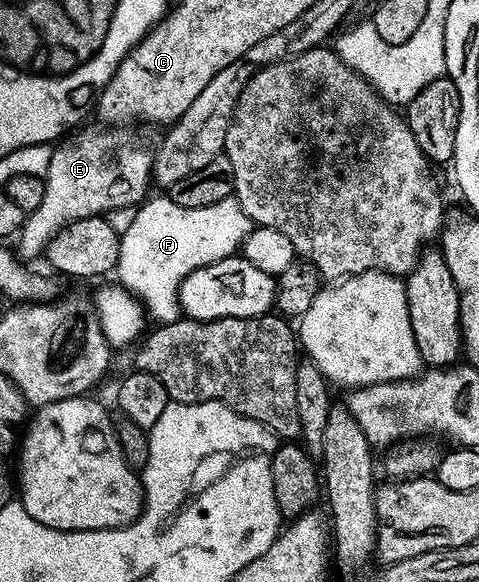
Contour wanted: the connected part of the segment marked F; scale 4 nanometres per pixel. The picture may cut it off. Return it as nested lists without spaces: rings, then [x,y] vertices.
[[[234,195],[205,208],[183,208],[168,196],[153,196],[136,209],[132,224],[120,235],[115,274],[120,278],[120,285],[142,302],[154,323],[175,322],[183,314],[179,287],[185,277],[201,267],[234,255],[252,229],[253,223]]]

